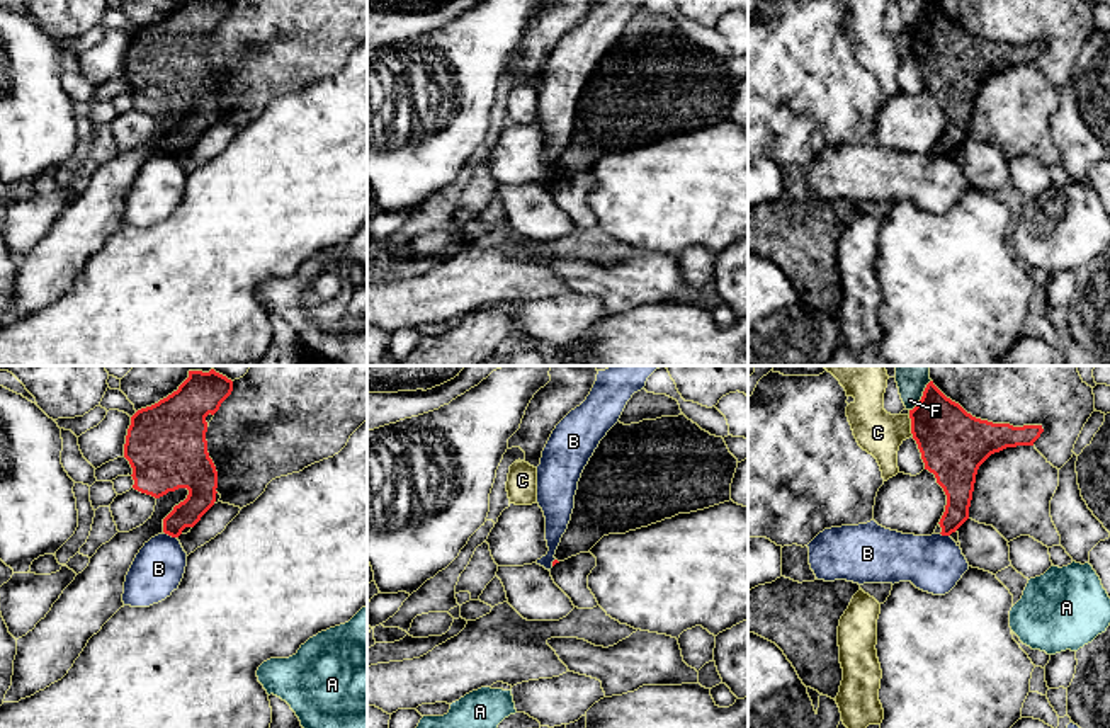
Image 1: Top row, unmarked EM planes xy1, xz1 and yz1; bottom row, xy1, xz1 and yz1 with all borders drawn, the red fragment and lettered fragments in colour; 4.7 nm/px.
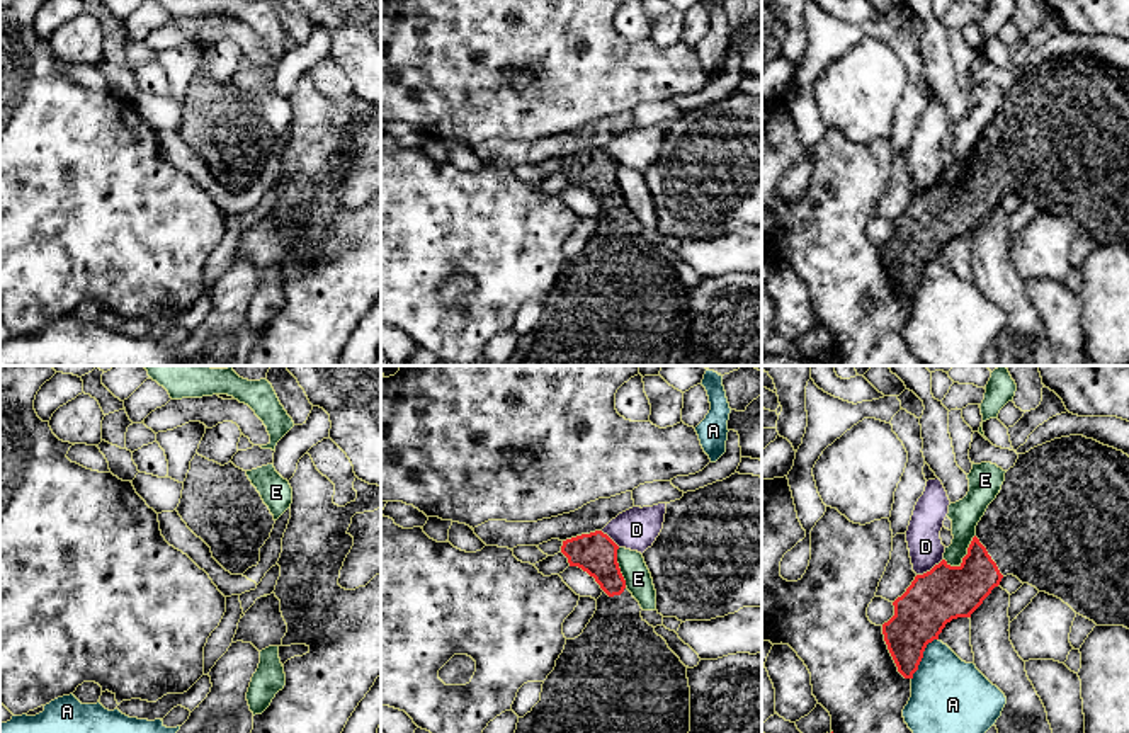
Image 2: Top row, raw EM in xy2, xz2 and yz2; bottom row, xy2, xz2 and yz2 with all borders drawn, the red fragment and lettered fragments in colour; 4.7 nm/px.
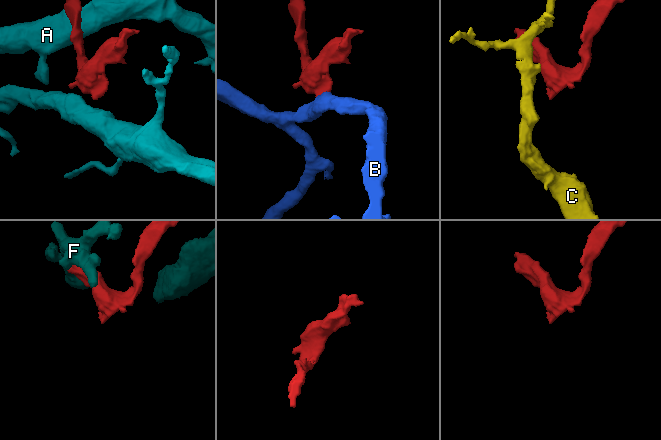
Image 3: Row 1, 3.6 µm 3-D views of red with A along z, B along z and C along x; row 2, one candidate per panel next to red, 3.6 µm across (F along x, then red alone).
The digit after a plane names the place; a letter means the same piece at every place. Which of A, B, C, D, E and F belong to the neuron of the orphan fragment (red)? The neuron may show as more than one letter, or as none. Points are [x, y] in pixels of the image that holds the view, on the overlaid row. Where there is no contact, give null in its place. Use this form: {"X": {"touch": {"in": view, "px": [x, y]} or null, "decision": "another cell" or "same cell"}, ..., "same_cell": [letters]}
{"A": {"touch": {"in": "yz2", "px": [922, 657]}, "decision": "another cell"}, "B": {"touch": {"in": "xy1", "px": [170, 534]}, "decision": "another cell"}, "C": {"touch": {"in": "yz1", "px": [911, 426]}, "decision": "another cell"}, "D": {"touch": {"in": "yz2", "px": [930, 570]}, "decision": "another cell"}, "E": {"touch": {"in": "yz2", "px": [966, 555]}, "decision": "another cell"}, "F": {"touch": {"in": "yz1", "px": [923, 395]}, "decision": "another cell"}, "same_cell": []}

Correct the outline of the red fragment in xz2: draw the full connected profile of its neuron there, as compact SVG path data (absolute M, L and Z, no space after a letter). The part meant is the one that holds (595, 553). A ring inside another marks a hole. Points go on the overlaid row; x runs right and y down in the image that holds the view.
M602 531L563 541L570 566L587 571L604 590L583 633L566 639L541 701L519 718L515 733L689 733L690 687L687 667L641 617L617 563L619 546Z

